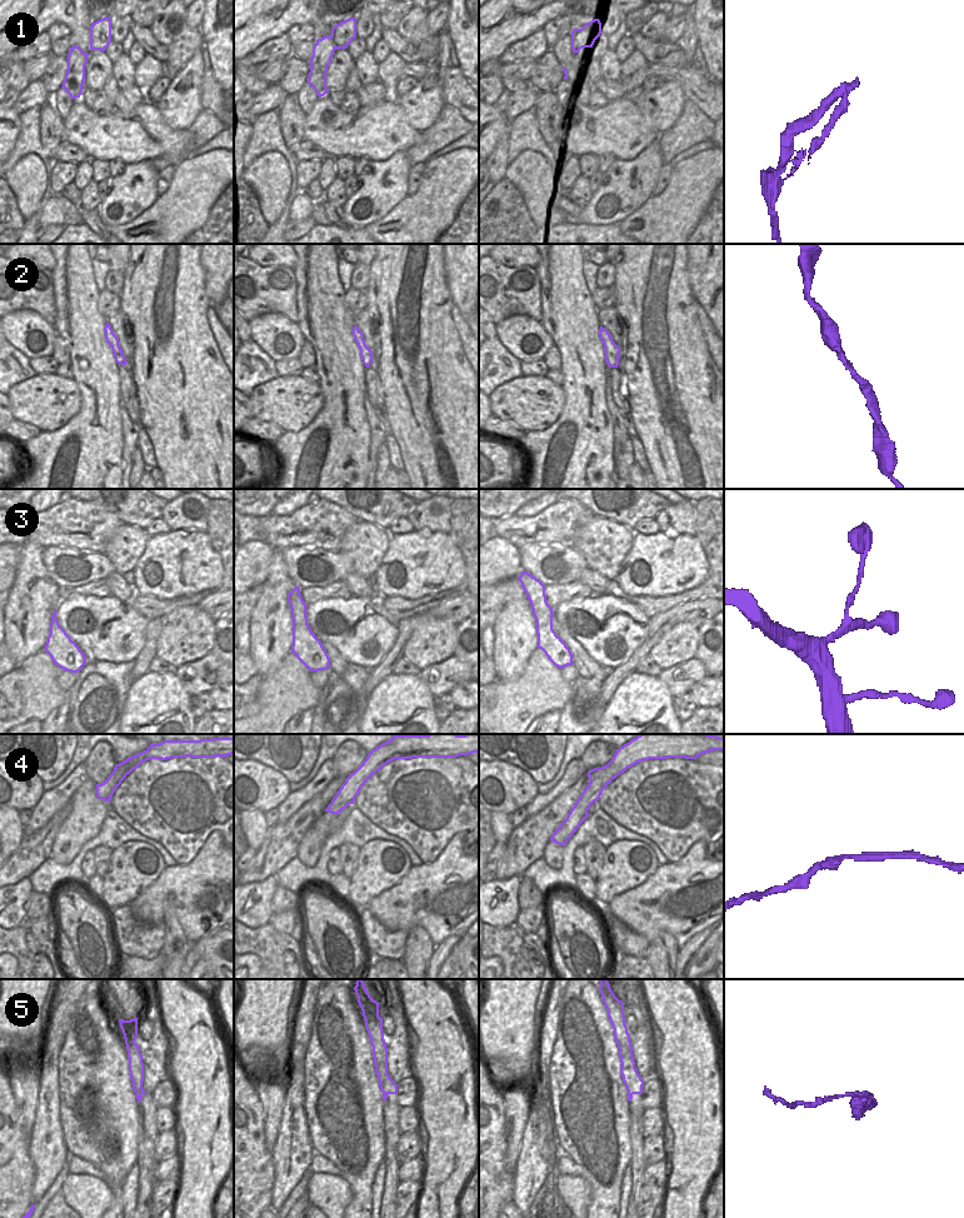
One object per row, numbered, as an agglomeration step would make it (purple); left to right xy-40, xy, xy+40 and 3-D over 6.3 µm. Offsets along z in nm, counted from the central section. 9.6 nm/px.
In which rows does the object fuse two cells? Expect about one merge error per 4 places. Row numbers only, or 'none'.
1, 5

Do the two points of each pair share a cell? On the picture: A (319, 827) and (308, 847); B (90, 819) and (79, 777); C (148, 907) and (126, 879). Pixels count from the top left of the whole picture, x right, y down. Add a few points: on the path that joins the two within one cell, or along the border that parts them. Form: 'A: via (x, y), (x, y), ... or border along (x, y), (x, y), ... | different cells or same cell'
A: via (319, 832), (313, 842) | same cell
B: border along (86, 778), (68, 803) | different cells
C: border along (160, 875), (128, 903) | different cells

